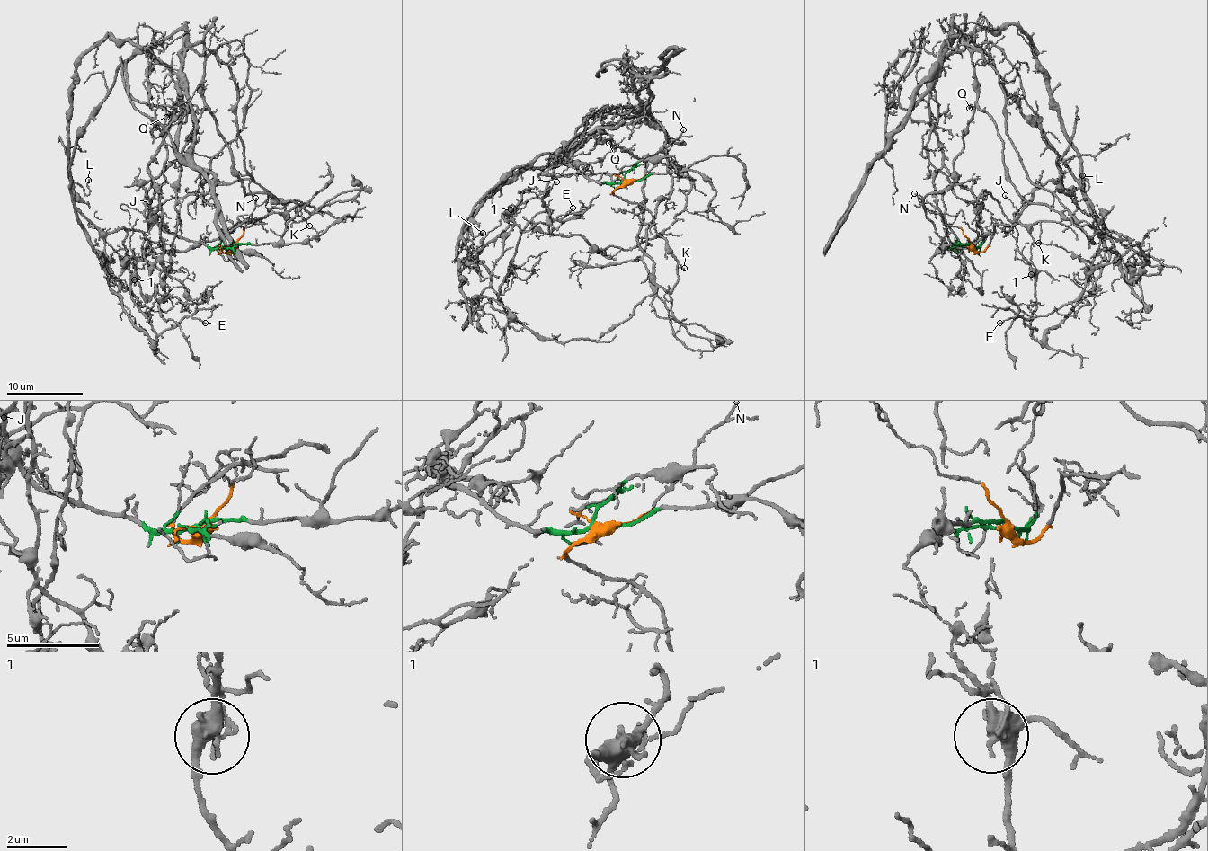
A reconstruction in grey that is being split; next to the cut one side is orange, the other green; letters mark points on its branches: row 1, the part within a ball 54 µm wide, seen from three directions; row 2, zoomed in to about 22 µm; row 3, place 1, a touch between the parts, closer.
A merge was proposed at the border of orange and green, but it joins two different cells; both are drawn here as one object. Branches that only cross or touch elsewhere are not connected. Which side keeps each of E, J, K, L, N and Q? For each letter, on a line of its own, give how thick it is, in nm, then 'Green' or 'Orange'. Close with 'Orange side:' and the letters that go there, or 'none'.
E: Thickness 90 nm. Green
J: Thickness 70 nm. Green
K: Thickness 100 nm. Orange
L: Thickness 120 nm. Green
N: Thickness 110 nm. Orange
Q: Thickness 100 nm. Orange
Orange side: K, N, Q

